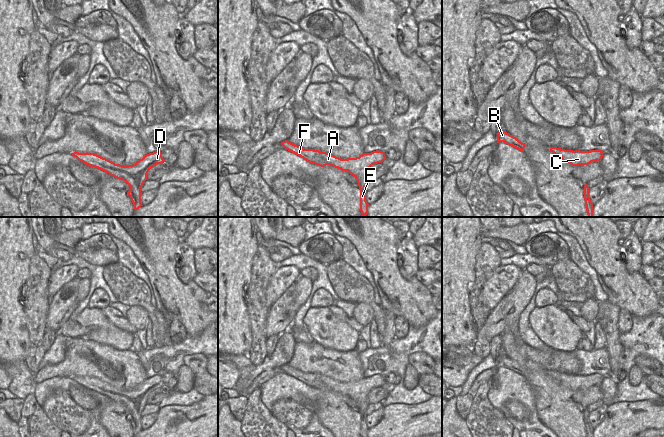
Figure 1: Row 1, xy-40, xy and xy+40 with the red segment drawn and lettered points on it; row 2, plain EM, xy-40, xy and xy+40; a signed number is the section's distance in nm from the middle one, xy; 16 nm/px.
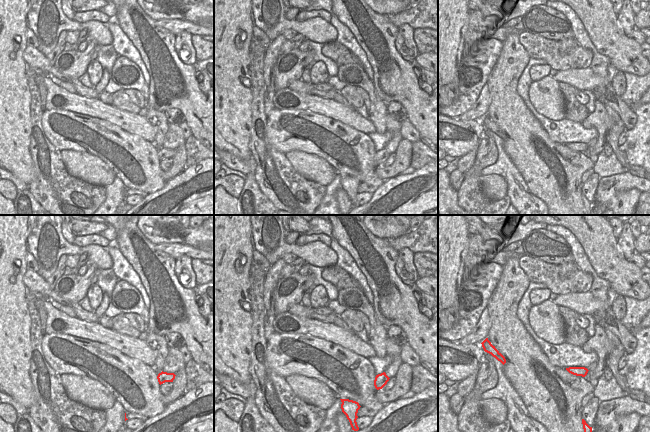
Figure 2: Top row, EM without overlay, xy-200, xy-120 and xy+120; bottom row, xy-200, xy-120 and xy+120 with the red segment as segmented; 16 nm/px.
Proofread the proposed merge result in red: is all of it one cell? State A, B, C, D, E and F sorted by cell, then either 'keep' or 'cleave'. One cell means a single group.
A B C D E F | keep

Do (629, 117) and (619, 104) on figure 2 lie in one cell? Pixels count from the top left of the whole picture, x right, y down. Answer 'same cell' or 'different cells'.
same cell

